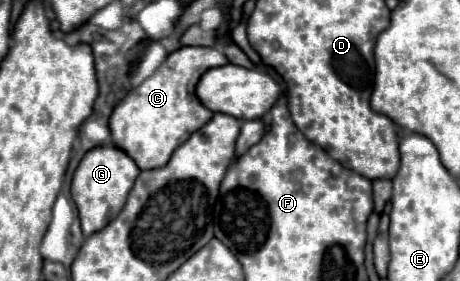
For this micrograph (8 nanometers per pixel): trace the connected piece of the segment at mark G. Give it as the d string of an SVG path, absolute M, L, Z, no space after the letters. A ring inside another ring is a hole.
M98 146L84 154L84 158L80 160L80 164L72 176L70 194L78 208L82 232L86 238L90 234L102 230L102 226L106 226L106 222L110 222L110 218L116 218L120 214L138 174L140 174L140 168L136 166L136 162L116 146Z

